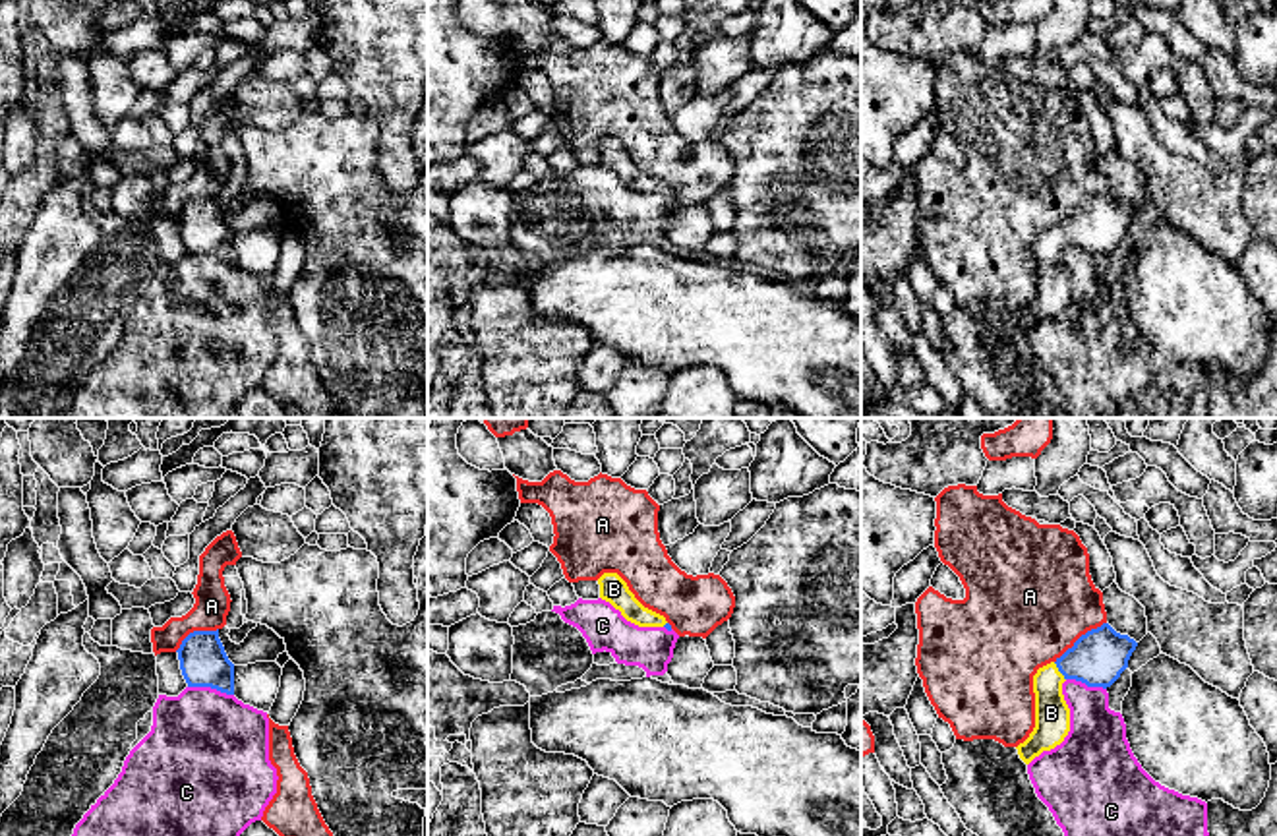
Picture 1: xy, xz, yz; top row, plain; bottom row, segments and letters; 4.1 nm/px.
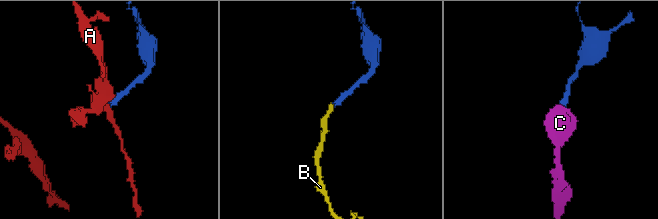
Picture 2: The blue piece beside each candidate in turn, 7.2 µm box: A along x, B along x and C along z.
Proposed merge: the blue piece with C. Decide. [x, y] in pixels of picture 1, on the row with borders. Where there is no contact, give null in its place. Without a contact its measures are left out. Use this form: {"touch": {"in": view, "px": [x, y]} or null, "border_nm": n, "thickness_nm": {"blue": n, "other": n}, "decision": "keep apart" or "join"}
{"touch": {"in": "xy", "px": [211, 687]}, "border_nm": 200, "thickness_nm": {"blue": 200, "other": 480}, "decision": "keep apart"}

